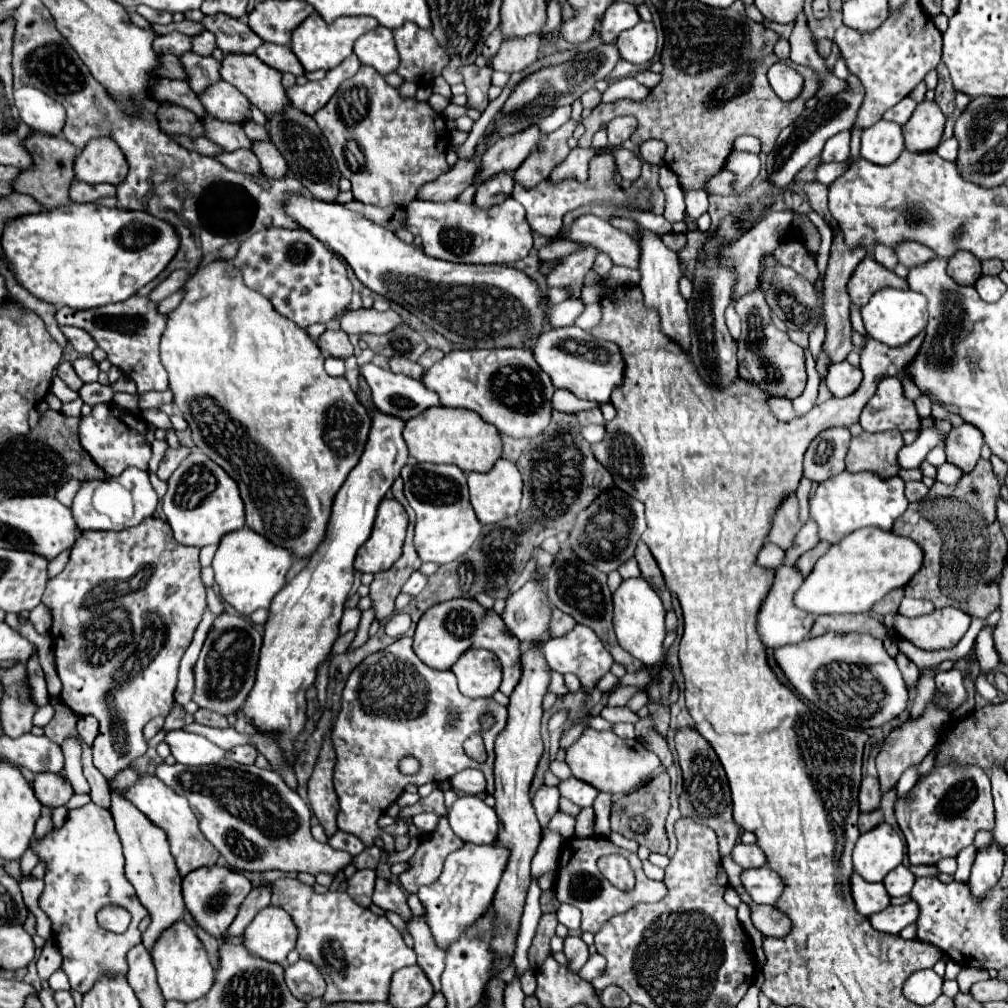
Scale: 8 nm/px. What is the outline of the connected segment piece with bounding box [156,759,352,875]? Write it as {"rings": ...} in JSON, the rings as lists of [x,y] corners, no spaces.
{"rings":[[[222,759],[218,765],[210,767],[186,767],[186,765],[158,765],[156,777],[162,779],[168,787],[172,787],[178,795],[186,797],[190,807],[200,819],[202,835],[220,851],[226,863],[238,871],[306,871],[306,873],[330,873],[336,875],[348,863],[352,863],[352,855],[344,851],[332,849],[328,843],[318,843],[310,833],[310,811],[298,793],[288,789],[282,777],[272,769],[260,769],[256,765],[240,765],[232,759]]]}

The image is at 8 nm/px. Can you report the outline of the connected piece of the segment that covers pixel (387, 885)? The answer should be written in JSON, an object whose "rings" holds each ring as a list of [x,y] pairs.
{"rings":[[[386,877],[376,879],[374,905],[378,905],[380,909],[386,909],[386,911],[396,911],[398,915],[404,917],[404,921],[408,921],[412,917],[412,911],[406,905],[406,893],[402,891],[402,887],[398,883],[394,883]]]}

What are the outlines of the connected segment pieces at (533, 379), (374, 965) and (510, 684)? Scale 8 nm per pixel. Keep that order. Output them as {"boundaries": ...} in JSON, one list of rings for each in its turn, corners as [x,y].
{"boundaries":[[[[454,349],[440,363],[424,371],[422,383],[430,391],[438,393],[444,407],[462,407],[476,411],[486,423],[492,423],[500,433],[506,433],[510,437],[534,437],[546,429],[552,417],[552,395],[556,389],[550,377],[538,367],[532,353],[526,349]]],[[[282,877],[272,883],[268,883],[272,891],[272,905],[284,909],[296,923],[298,927],[298,941],[296,941],[296,951],[300,953],[300,959],[306,959],[314,963],[320,973],[324,975],[328,989],[324,995],[326,1003],[334,1001],[386,1001],[388,999],[388,989],[390,989],[390,979],[394,971],[414,965],[416,955],[414,951],[404,943],[400,931],[384,917],[376,915],[366,907],[360,907],[350,899],[348,893],[342,891],[328,891],[324,895],[316,893],[310,885],[292,879],[292,877]]],[[[452,599],[430,607],[418,621],[414,633],[414,653],[432,669],[450,669],[458,657],[468,649],[488,649],[494,651],[502,663],[502,687],[504,695],[510,695],[520,681],[520,641],[504,627],[504,621],[492,609],[484,609],[474,599]]]]}

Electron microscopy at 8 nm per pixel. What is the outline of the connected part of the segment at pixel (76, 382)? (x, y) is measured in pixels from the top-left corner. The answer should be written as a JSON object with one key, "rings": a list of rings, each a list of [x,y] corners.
{"rings":[[[62,361],[58,367],[56,367],[56,375],[70,387],[70,389],[74,389],[74,391],[78,391],[84,383],[80,381],[80,377],[76,375],[76,371],[74,371],[74,367],[72,367],[72,363],[66,363],[66,361]]]}

